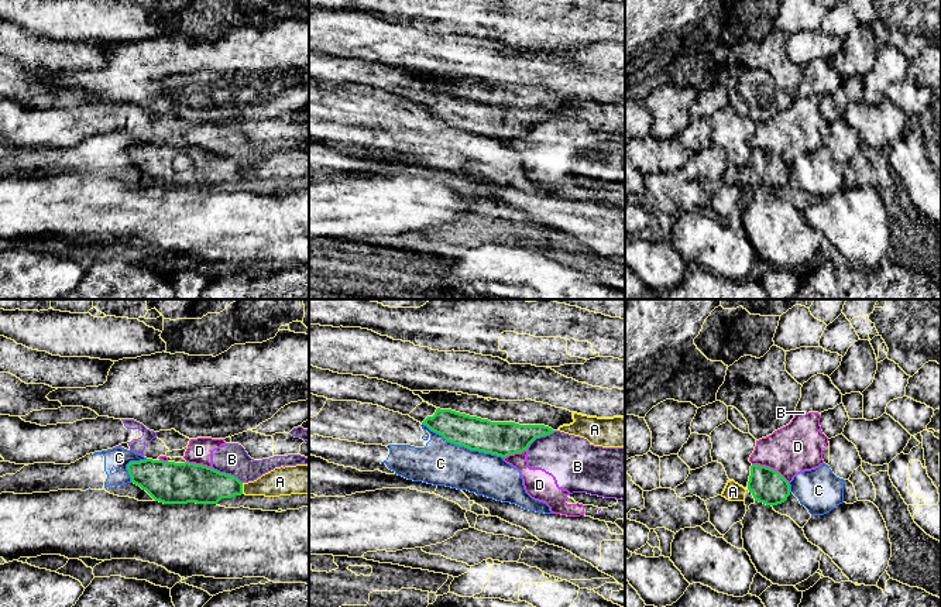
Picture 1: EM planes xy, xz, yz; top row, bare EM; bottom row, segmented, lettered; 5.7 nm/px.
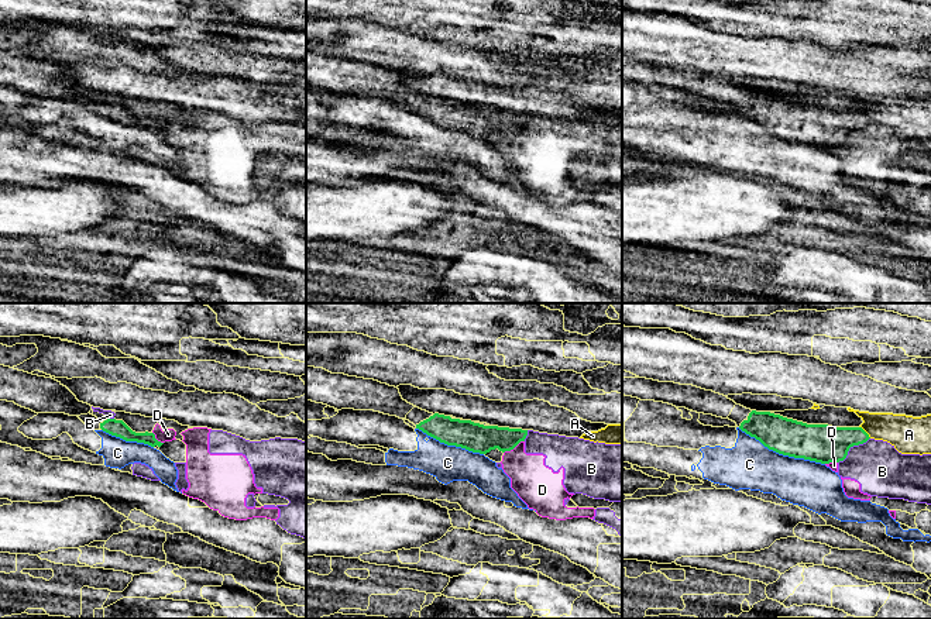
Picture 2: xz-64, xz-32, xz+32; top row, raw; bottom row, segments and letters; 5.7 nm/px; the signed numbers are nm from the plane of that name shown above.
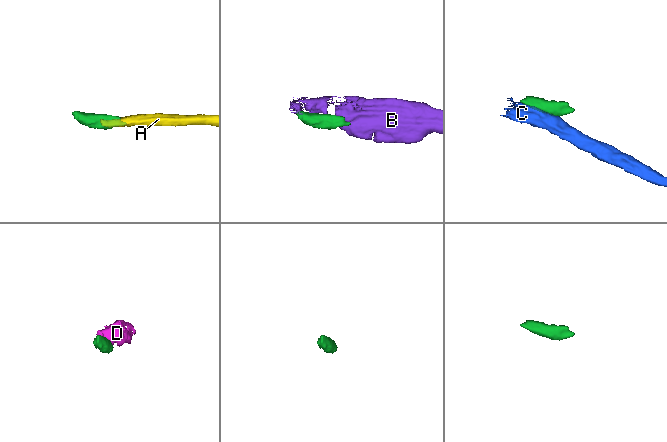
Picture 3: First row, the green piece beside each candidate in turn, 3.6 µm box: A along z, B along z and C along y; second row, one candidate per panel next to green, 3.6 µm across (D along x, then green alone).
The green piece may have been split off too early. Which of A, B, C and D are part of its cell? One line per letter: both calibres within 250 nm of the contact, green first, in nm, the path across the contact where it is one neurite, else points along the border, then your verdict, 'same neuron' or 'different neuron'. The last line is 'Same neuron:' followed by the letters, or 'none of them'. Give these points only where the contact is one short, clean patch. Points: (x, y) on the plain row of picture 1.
A: 220 nm thick on the green side, 160 nm on the other; runs through xy (201, 168), (241, 172), (254, 172), (282, 164); same neuron
B: 240 nm thick on the green side, 180 nm on the other; border along xy (210, 151), (230, 157), (241, 167); different neuron
C: 190 nm thick on the green side, 260 nm on the other; different neuron
D: 200 nm thick on the green side, 280 nm on the other; border along yz (752, 147), (769, 150), (789, 165); different neuron
Same neuron: A

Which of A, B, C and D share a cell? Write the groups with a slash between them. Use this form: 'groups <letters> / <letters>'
groups A / B D / C

